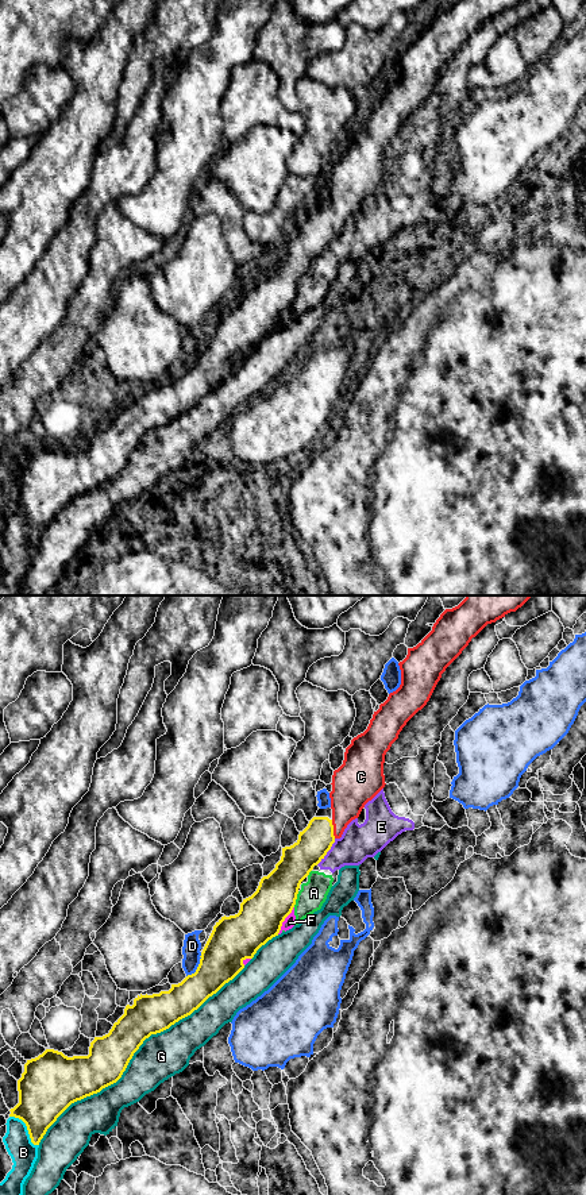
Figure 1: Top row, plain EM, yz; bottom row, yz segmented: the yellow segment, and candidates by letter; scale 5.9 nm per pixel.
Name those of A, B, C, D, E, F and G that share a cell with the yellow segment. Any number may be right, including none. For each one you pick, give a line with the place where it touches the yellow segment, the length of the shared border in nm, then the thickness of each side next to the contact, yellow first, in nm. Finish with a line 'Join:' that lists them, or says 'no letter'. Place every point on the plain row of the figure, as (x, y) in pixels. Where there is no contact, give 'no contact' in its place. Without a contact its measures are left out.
C: yz (332, 224) | 110 nm | 200/220 nm
Join: C

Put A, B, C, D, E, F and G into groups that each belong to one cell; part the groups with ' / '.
A E F / B / C / D / G

